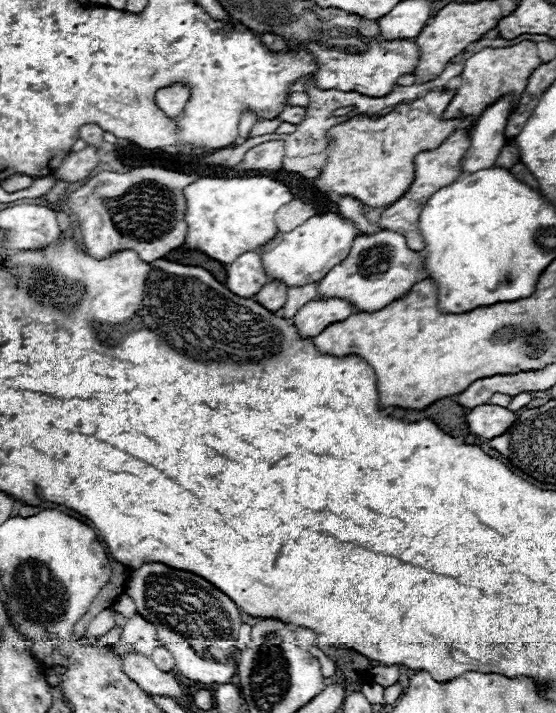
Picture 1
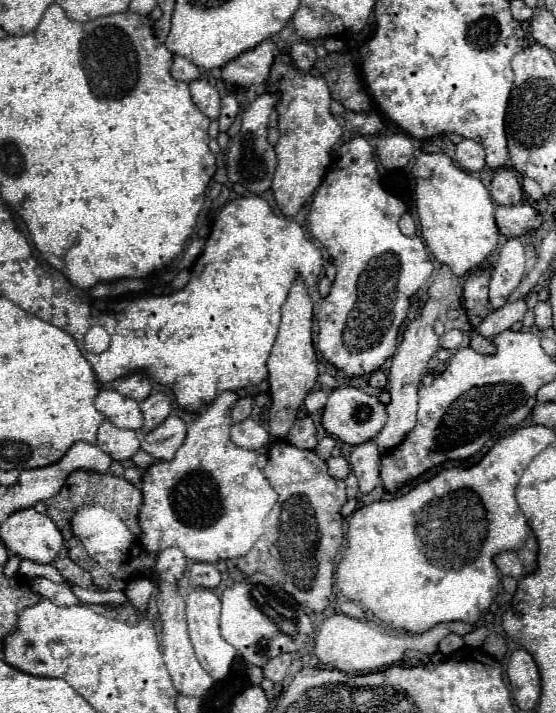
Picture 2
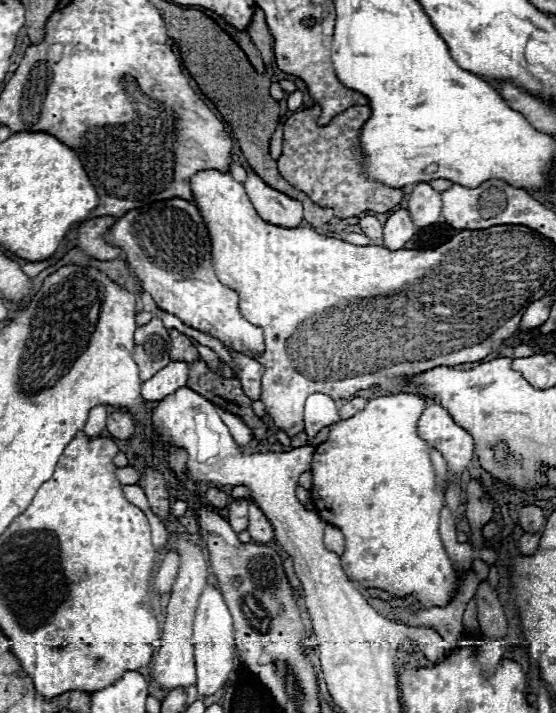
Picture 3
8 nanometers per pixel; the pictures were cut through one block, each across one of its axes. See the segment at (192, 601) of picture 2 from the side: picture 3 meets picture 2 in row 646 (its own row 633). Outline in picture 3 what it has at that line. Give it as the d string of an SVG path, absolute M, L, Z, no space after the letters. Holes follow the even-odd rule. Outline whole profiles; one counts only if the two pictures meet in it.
M206 586L194 620L194 658L196 658L196 672L198 672L198 694L212 696L216 694L232 674L234 662L234 646L232 646L232 616L222 600L222 594L214 586Z

